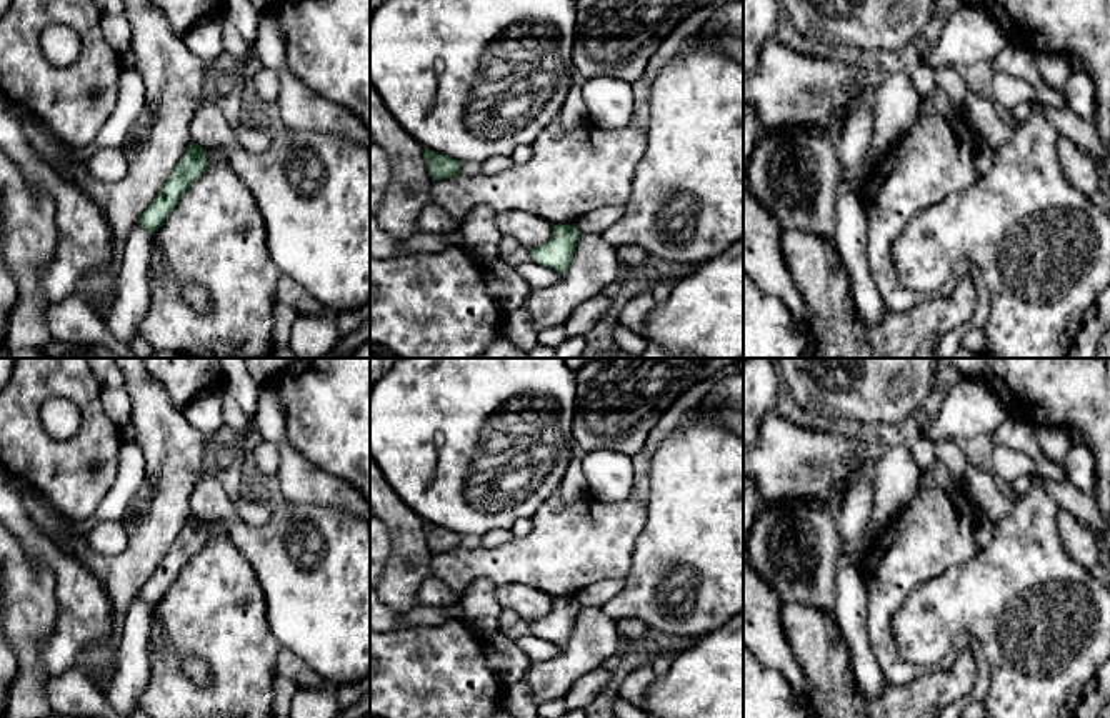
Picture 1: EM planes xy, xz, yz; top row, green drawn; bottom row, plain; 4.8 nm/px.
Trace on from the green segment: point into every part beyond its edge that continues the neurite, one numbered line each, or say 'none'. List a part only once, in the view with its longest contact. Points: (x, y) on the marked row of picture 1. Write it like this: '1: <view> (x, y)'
none

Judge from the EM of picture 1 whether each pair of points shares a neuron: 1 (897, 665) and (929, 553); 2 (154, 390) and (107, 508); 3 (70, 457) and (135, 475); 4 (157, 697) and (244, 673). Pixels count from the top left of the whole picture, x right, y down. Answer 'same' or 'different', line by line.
1: same
2: different
3: different
4: same

